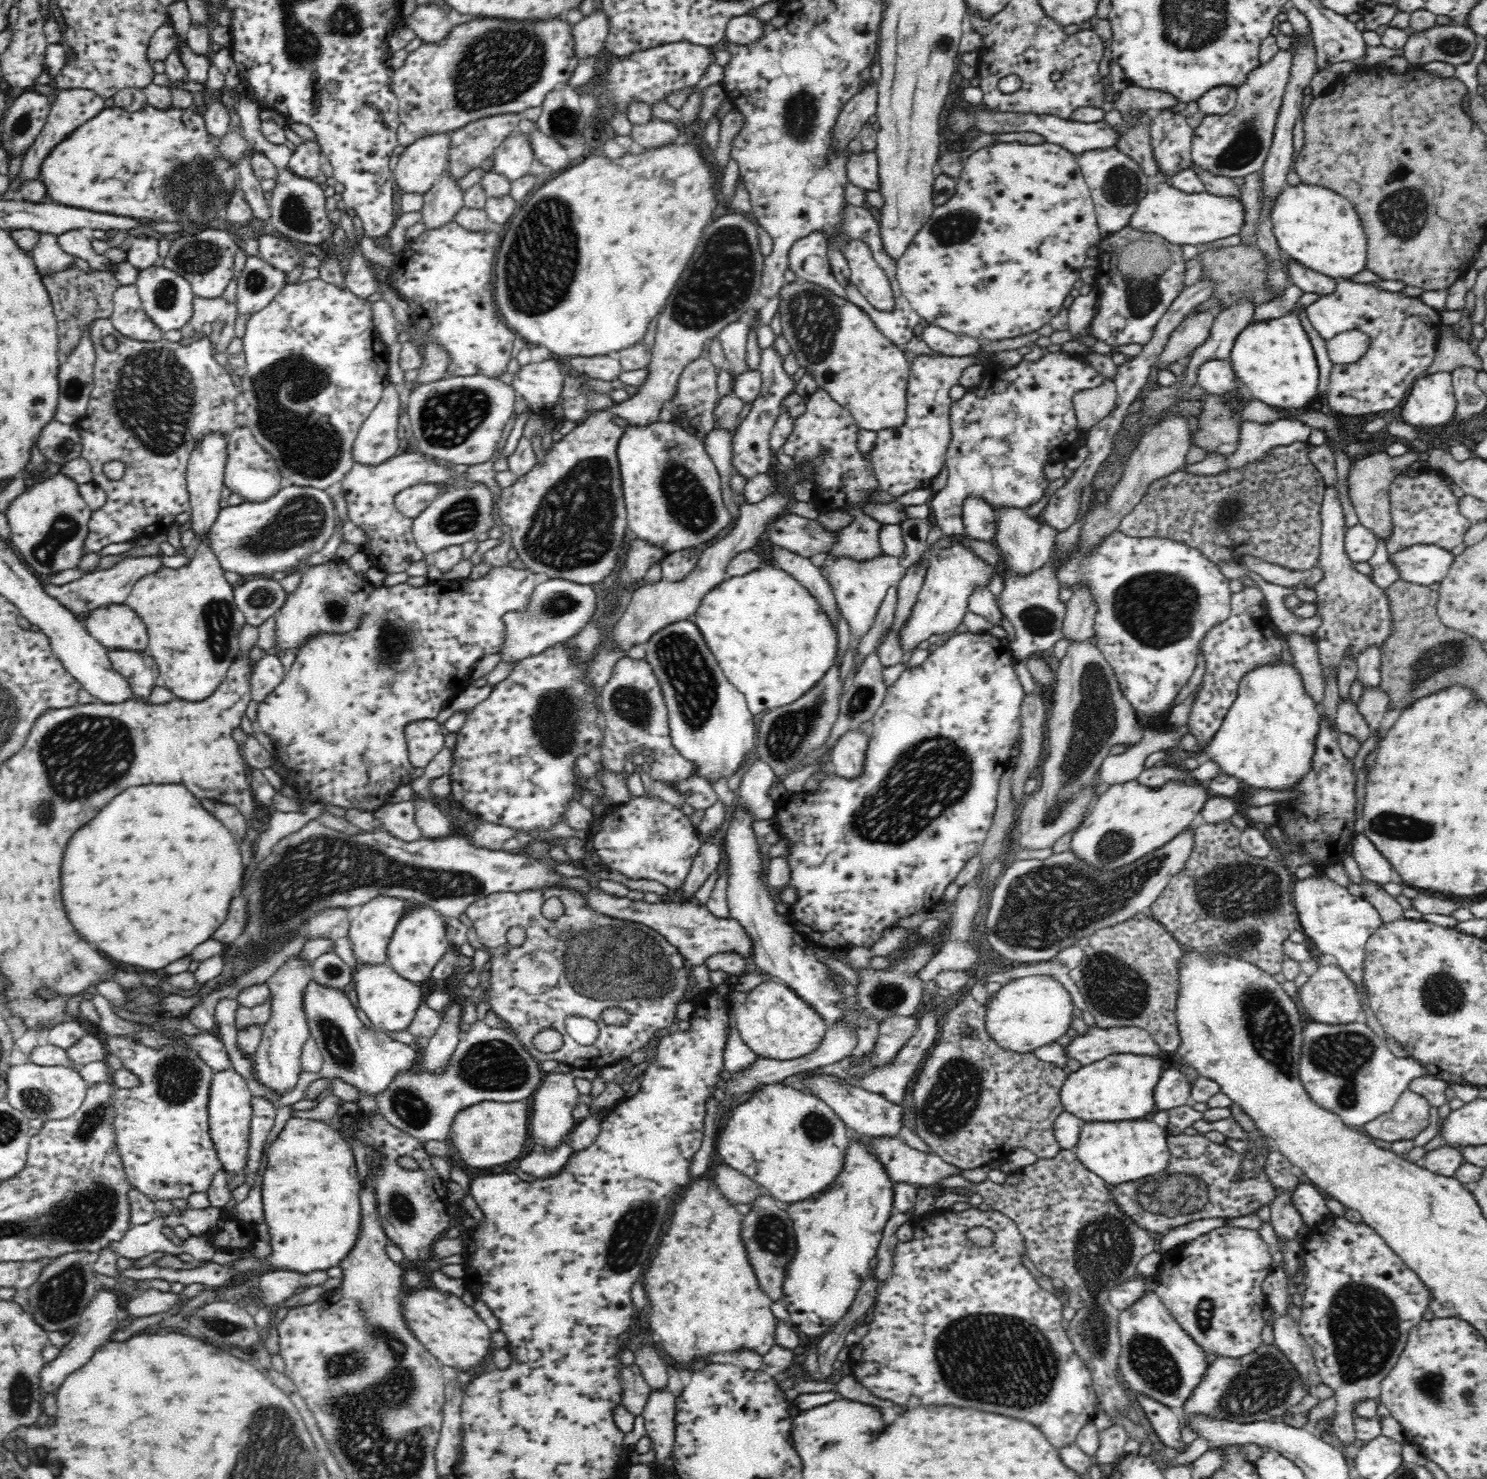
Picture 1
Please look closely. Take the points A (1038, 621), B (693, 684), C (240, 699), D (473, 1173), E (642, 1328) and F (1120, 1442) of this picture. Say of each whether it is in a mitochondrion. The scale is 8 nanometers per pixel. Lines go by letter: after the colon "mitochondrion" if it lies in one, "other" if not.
A: mitochondrion
B: mitochondrion
C: other
D: other
E: other
F: other

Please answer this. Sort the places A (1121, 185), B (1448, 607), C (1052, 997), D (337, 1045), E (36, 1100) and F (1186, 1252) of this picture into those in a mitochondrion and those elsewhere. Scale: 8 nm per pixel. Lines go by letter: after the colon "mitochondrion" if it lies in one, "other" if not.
A: mitochondrion
B: other
C: other
D: mitochondrion
E: mitochondrion
F: other

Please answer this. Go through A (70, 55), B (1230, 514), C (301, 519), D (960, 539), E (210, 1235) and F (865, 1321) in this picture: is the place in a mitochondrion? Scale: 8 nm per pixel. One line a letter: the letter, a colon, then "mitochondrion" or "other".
A: other
B: mitochondrion
C: mitochondrion
D: other
E: other
F: other

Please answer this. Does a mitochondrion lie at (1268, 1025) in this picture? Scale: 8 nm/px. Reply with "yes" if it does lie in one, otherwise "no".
yes

